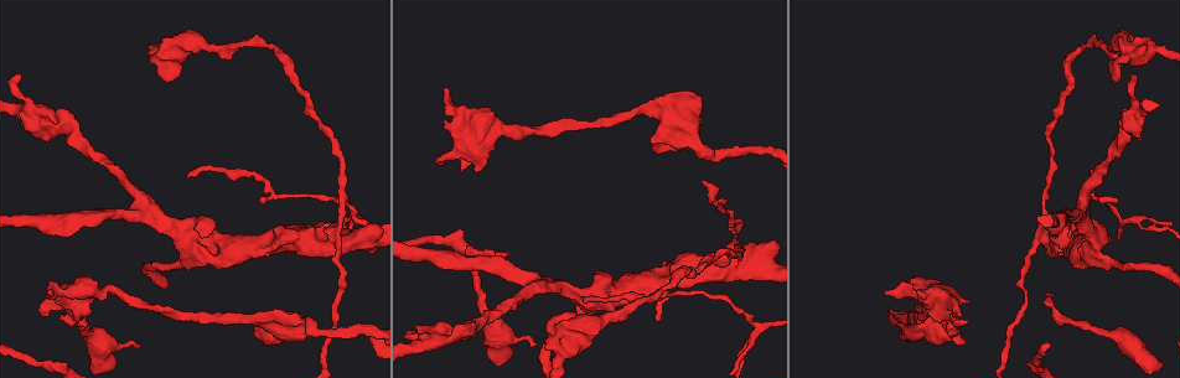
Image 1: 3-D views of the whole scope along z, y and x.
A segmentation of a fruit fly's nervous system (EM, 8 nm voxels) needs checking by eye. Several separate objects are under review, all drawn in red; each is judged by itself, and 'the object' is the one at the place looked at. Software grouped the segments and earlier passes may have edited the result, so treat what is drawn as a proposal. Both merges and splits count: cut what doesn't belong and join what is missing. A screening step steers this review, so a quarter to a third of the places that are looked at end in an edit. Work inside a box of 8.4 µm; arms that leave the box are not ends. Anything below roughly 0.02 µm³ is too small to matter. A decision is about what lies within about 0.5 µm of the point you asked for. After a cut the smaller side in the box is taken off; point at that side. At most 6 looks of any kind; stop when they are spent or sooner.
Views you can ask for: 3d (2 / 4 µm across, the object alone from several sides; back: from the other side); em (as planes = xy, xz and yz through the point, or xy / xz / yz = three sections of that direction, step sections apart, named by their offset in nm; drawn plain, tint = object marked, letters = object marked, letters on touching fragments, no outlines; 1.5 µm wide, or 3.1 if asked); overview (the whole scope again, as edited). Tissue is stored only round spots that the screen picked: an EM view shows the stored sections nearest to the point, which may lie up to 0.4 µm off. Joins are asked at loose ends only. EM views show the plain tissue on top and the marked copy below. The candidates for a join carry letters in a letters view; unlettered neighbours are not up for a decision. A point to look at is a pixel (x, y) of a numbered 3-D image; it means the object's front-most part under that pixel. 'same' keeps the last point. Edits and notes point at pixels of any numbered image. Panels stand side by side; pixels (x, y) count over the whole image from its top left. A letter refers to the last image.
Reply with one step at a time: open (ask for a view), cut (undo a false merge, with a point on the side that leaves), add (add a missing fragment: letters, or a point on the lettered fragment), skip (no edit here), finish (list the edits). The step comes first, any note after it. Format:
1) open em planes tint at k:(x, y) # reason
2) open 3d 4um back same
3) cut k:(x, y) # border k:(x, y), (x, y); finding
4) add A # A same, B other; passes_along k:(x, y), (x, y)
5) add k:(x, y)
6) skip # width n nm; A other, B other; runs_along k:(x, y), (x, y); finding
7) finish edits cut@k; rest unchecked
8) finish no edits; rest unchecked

open em xy step 8 tint at 1:(307, 323) # sudden change in width

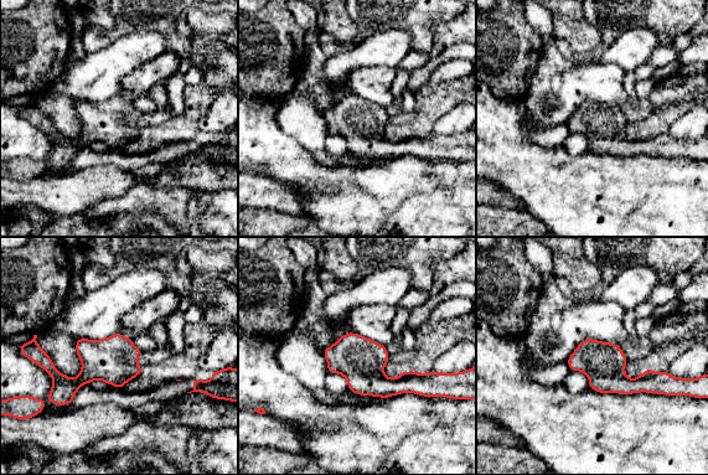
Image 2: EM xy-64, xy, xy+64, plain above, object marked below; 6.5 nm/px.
open em planes letters same

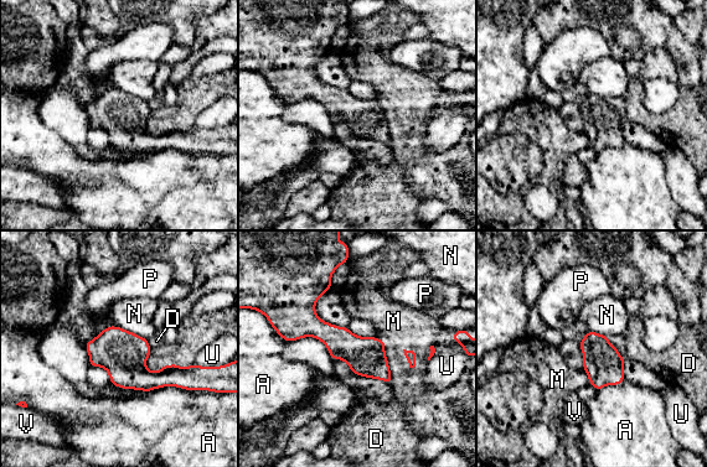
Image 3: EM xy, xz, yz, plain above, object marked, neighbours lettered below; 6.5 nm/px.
skip # A other, D other, M other, N other, P other, U other, V other; one neuron here

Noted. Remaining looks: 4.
open 3d 4um back at 1:(1045, 241) # closes a loop

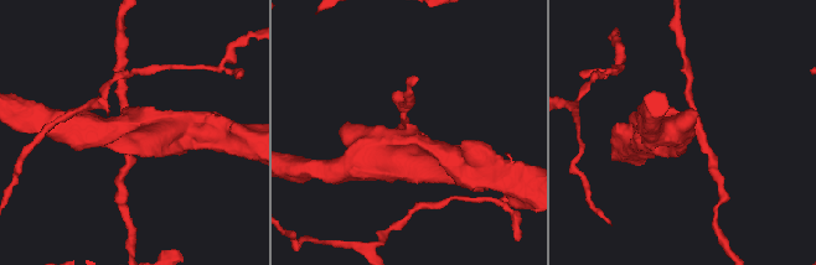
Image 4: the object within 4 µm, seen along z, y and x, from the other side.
open em yz step 8 tint at 4:(132, 135)

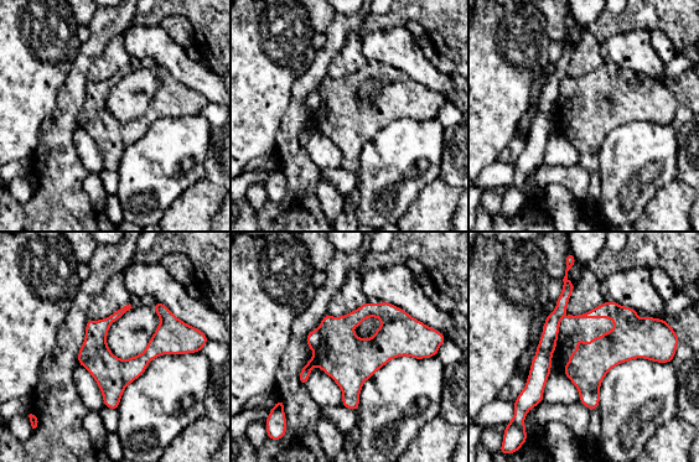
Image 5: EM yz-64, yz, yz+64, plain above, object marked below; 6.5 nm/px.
open em planes letters same

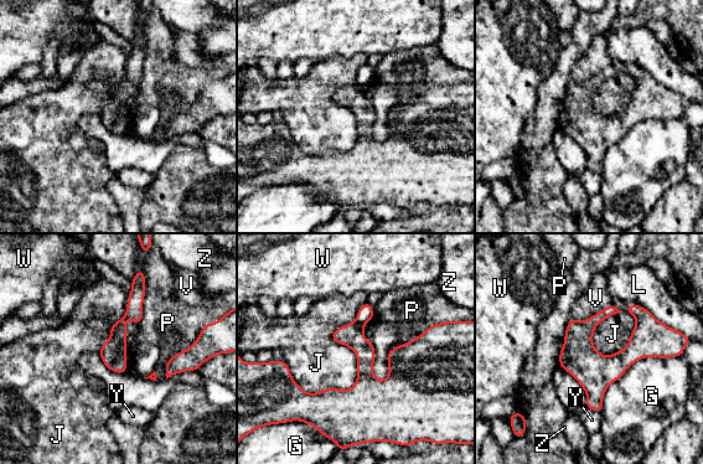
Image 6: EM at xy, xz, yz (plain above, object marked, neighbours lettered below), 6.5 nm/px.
cut 6:(365, 313) # width 130 nm; G other, J other, L other, P other, V other, W other, Y other, Z other; border 6:(356, 319), (363, 323); two neurons meet here

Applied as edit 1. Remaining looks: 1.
finish edits cut@6; rest unchecked

